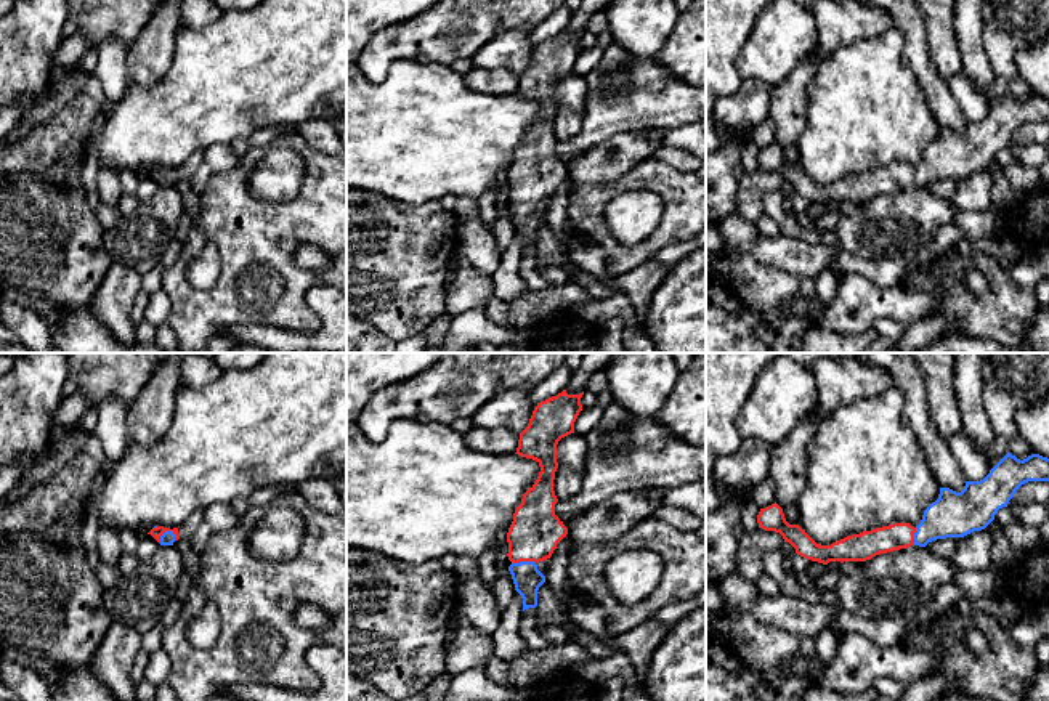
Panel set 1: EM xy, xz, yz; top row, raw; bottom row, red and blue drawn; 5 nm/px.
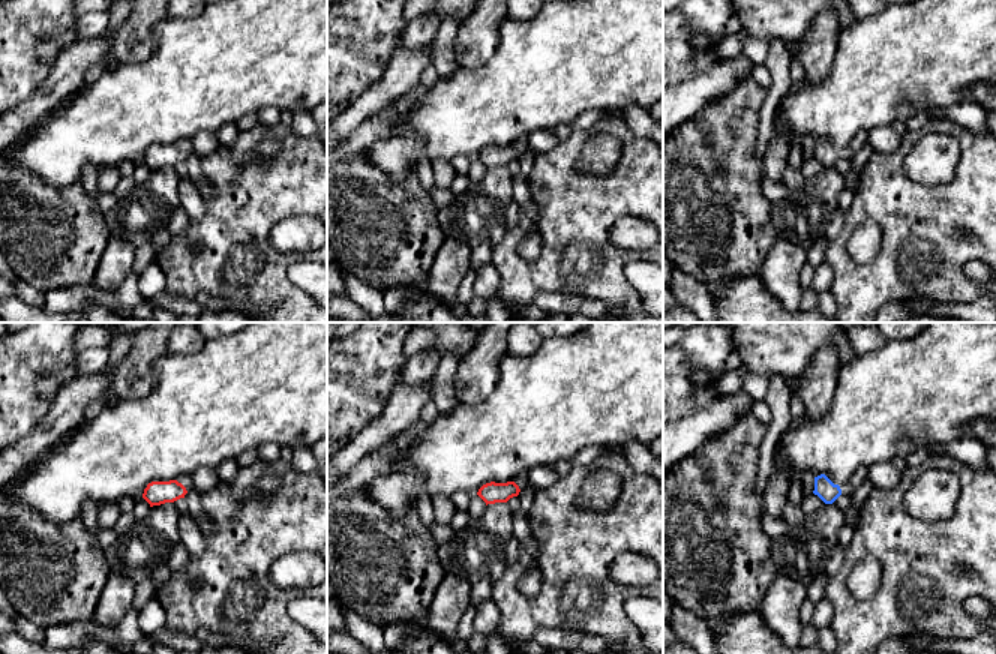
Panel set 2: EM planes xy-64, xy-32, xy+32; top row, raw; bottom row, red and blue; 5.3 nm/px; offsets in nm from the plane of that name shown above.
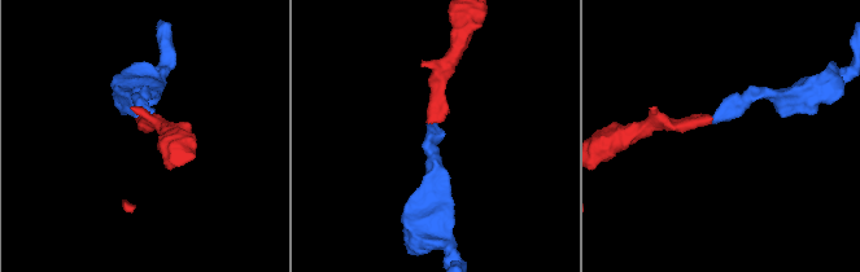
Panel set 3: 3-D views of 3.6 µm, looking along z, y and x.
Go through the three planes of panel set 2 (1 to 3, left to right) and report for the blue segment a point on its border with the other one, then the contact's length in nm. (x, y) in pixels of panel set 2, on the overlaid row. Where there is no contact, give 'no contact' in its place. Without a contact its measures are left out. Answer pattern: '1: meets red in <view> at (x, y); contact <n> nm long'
1: no contact
2: no contact
3: no contact

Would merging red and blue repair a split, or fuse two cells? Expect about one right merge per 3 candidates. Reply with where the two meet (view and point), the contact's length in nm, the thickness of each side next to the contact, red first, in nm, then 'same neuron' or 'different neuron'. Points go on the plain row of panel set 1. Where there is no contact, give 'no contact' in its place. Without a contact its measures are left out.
xy (164, 172) | 100 nm | 60/70 nm | same neuron

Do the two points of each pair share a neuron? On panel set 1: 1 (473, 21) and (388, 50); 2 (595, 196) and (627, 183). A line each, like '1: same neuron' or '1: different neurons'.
1: same neuron
2: same neuron

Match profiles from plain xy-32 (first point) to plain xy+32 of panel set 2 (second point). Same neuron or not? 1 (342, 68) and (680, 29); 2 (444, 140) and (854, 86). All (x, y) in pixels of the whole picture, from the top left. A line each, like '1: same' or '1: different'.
1: same
2: same

